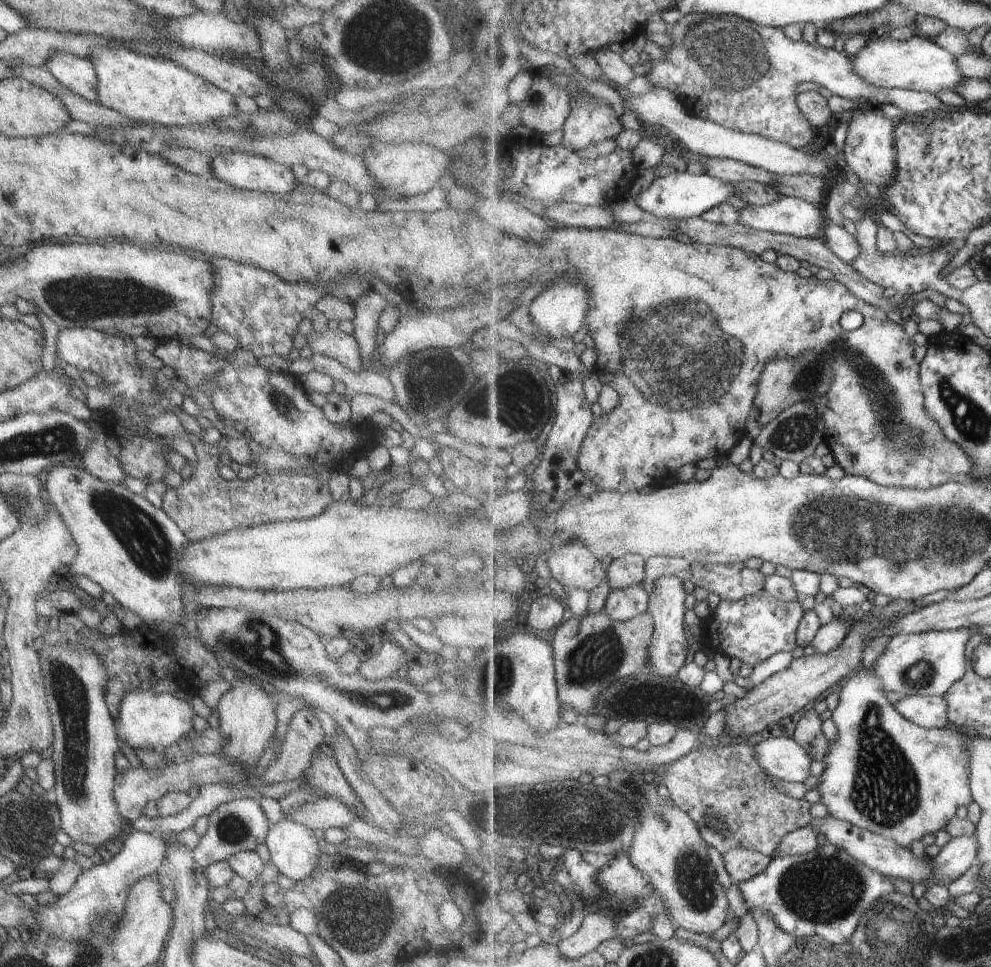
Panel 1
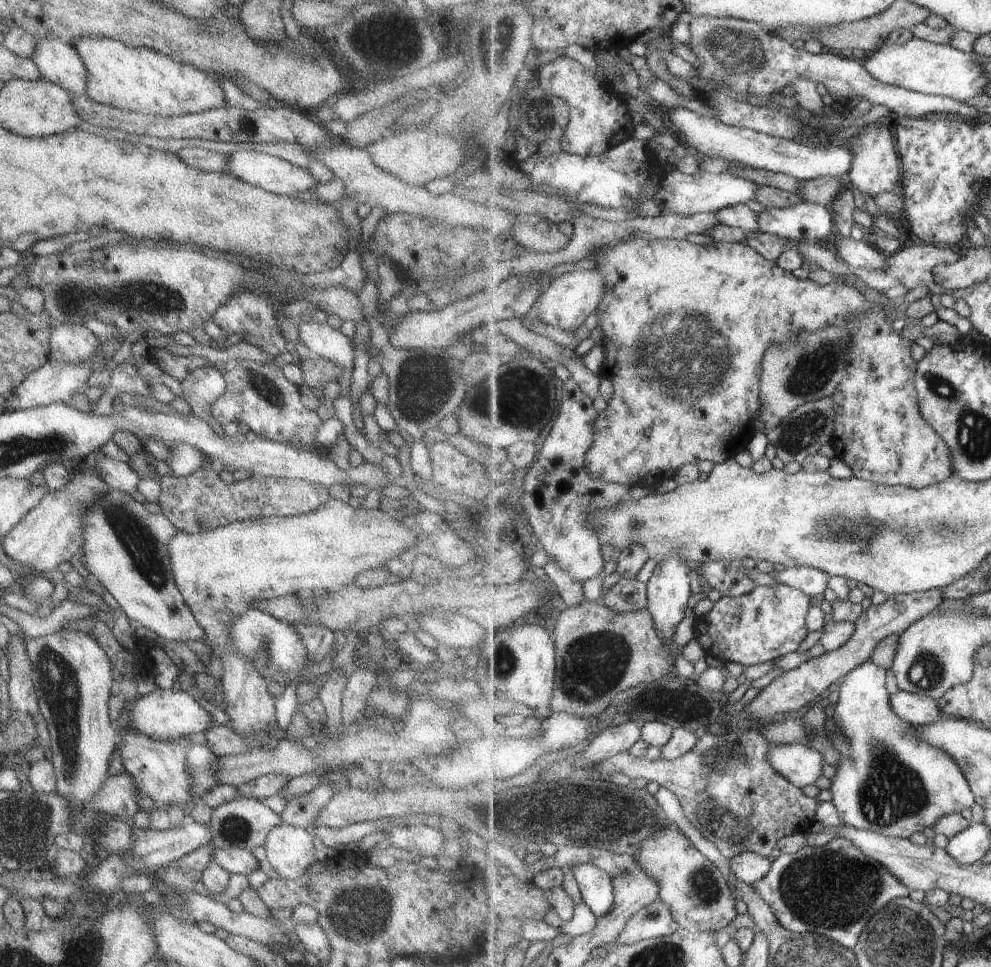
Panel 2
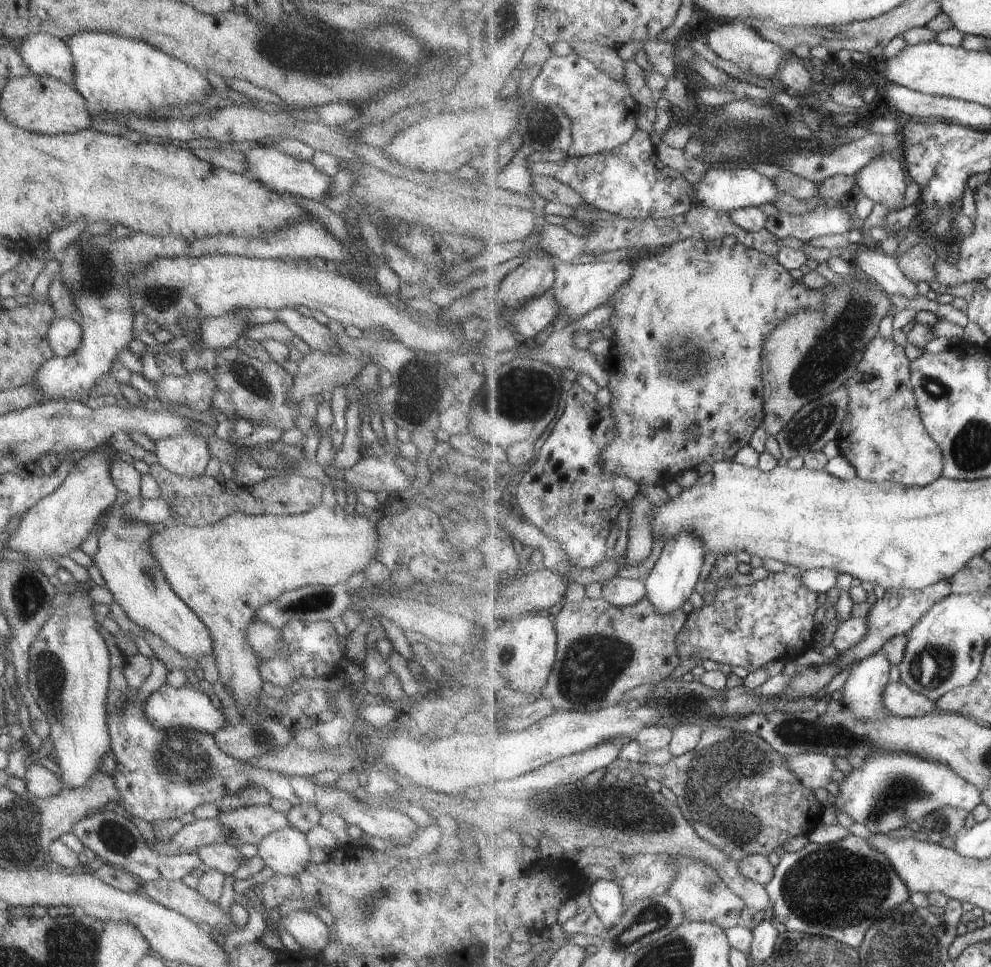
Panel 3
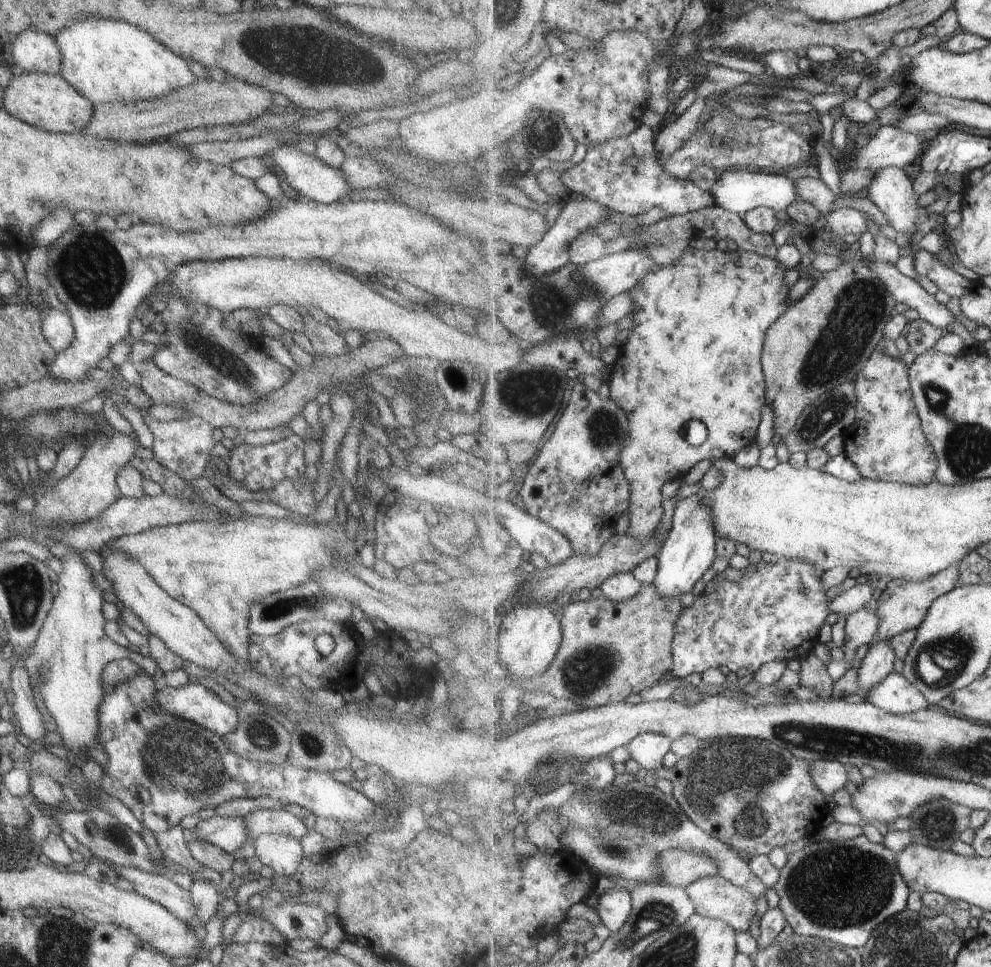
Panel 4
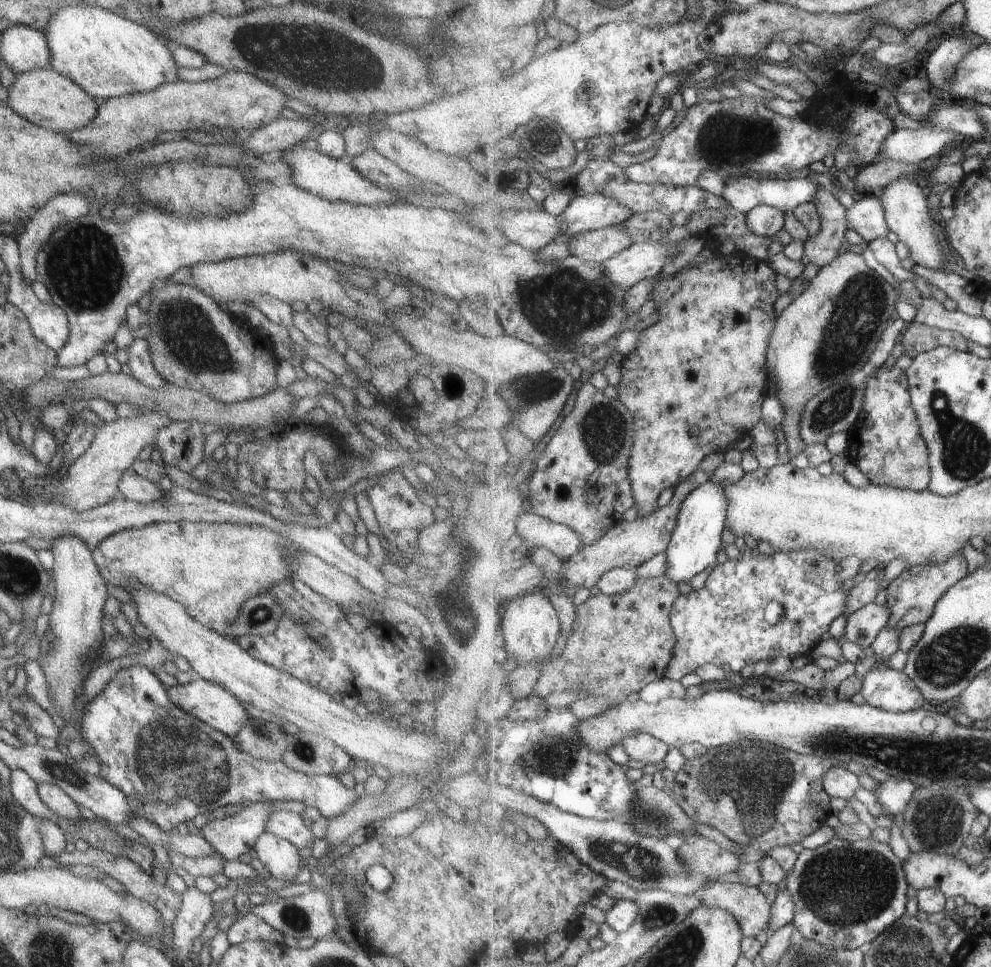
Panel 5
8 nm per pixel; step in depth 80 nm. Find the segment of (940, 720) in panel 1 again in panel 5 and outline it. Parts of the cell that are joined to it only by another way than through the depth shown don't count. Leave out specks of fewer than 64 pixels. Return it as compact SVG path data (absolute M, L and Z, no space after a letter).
M885 665L873 666L862 678L860 693L867 704L885 711L905 713L924 709L925 698L905 672Z

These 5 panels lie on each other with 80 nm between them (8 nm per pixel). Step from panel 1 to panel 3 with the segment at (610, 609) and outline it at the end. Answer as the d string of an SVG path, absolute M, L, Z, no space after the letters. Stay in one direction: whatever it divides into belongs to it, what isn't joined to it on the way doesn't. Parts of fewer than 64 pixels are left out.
M614 577L602 584L602 598L620 608L633 606L645 596L648 596L648 593L642 580Z

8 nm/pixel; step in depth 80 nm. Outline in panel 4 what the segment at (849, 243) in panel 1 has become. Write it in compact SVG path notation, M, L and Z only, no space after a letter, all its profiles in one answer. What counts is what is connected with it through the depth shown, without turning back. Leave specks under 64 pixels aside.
M874 260L868 262L869 268L881 278L881 282L887 286L897 303L905 304L917 311L918 318L933 324L933 326L946 329L949 324L961 324L957 316L945 306L935 300L913 275L903 265L891 264L891 262L879 262Z

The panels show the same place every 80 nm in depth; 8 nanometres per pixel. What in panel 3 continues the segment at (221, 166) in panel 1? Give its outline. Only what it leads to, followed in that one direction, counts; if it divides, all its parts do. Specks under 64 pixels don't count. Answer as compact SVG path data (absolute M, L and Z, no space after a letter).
M252 146L251 150L243 153L245 160L244 175L250 180L260 183L265 189L275 192L289 193L289 195L297 195L315 202L321 202L323 196L326 200L331 197L329 188L331 188L331 176L323 174L321 170L317 170L310 160L299 160L284 152L279 152L271 146Z

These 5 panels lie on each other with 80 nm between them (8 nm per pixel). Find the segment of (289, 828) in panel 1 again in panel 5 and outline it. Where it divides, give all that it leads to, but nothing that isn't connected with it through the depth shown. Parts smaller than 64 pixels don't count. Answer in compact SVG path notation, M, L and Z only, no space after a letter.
M263 832L255 838L252 848L255 851L254 857L261 862L264 872L275 879L291 883L301 872L299 850L284 839Z

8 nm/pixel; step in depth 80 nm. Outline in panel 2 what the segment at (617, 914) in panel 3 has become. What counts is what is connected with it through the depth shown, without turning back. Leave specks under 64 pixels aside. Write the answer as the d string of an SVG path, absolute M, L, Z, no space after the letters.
M575 864L572 873L588 908L597 918L607 914L617 900L611 876L596 864Z

